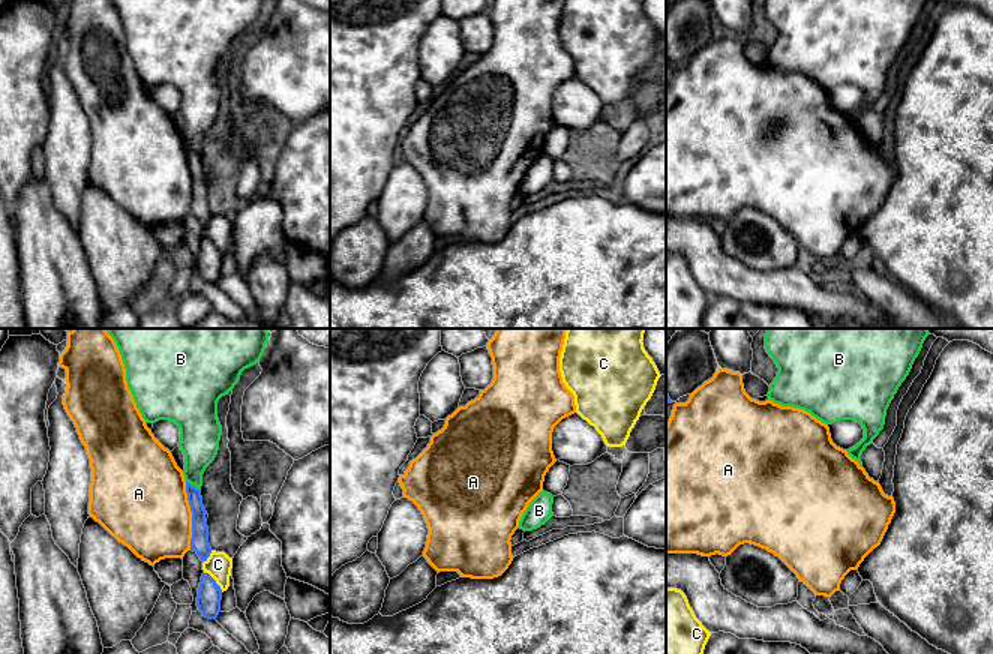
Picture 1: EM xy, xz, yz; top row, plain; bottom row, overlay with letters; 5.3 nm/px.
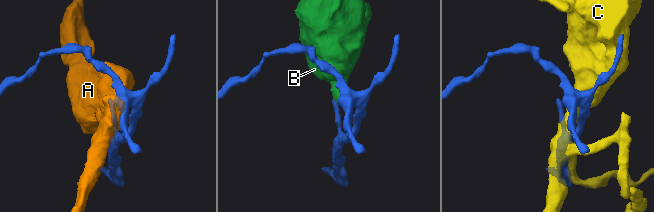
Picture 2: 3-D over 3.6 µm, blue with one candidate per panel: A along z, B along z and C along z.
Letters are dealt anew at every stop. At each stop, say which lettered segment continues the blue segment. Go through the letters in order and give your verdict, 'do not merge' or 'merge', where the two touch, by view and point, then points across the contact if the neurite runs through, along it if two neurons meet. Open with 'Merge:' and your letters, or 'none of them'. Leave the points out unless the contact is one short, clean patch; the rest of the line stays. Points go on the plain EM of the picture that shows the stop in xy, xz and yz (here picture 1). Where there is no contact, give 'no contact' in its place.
Merge: none of them
A: do not merge; meets blue in xy at (192, 180)
B: do not merge; meets blue in xy at (194, 150); border along xy (186, 144), (200, 155)
C: do not merge; meets blue in xy at (215, 245)

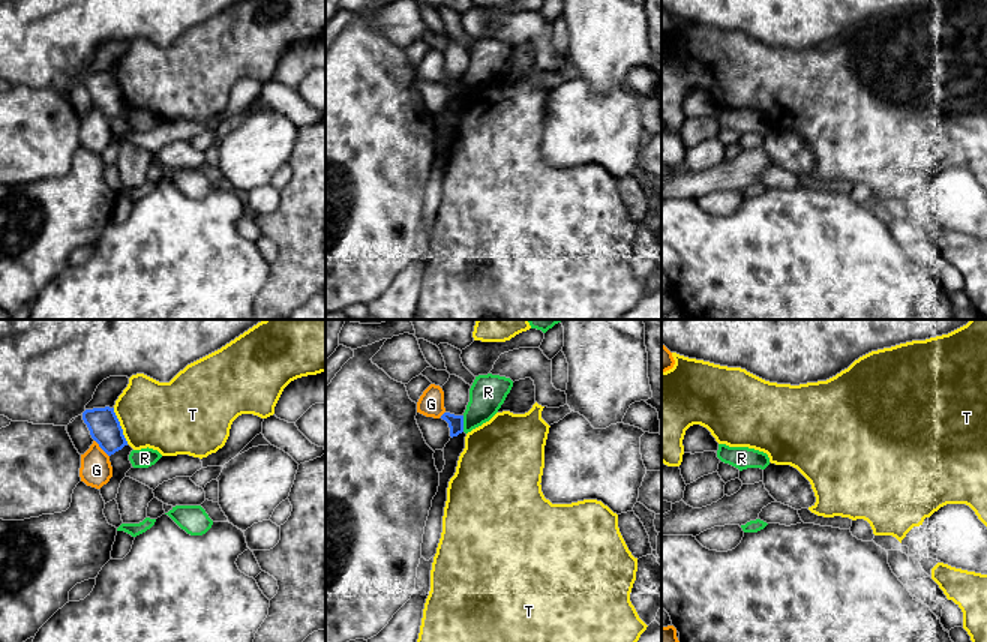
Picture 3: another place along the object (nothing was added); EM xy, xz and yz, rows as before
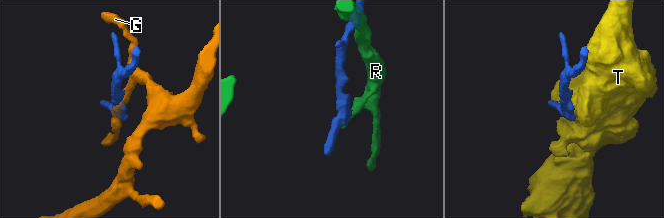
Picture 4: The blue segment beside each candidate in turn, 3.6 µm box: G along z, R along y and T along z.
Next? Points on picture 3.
Merge: none of them
G: do not merge; meets blue in xy at (101, 111)
R: do not merge; meets blue in xz at (462, 87); border along xz (462, 80), (464, 95)
T: do not merge; meets blue in xy at (120, 90)

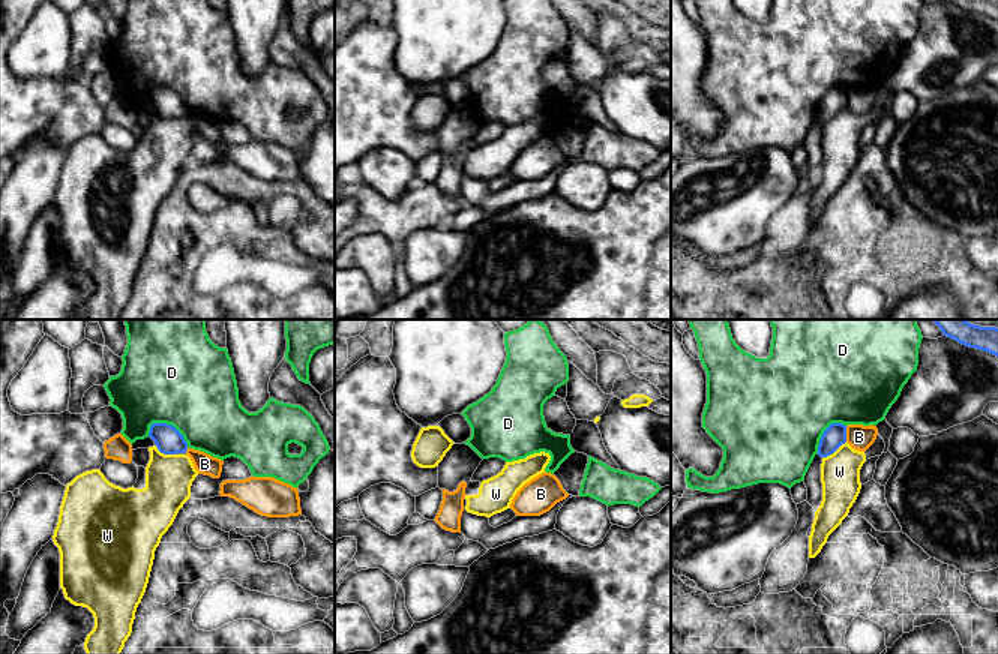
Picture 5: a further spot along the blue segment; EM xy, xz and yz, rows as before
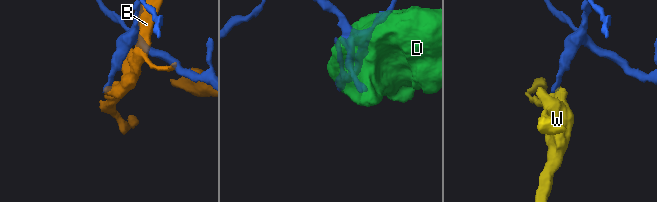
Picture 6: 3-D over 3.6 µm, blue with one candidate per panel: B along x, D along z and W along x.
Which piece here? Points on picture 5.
Merge: none of them
B: do not merge; meets blue in yz at (845, 98)
D: do not merge; meets blue in xy at (170, 89)
W: do not merge; meets blue in yz at (833, 116); border along yz (845, 105), (823, 122)

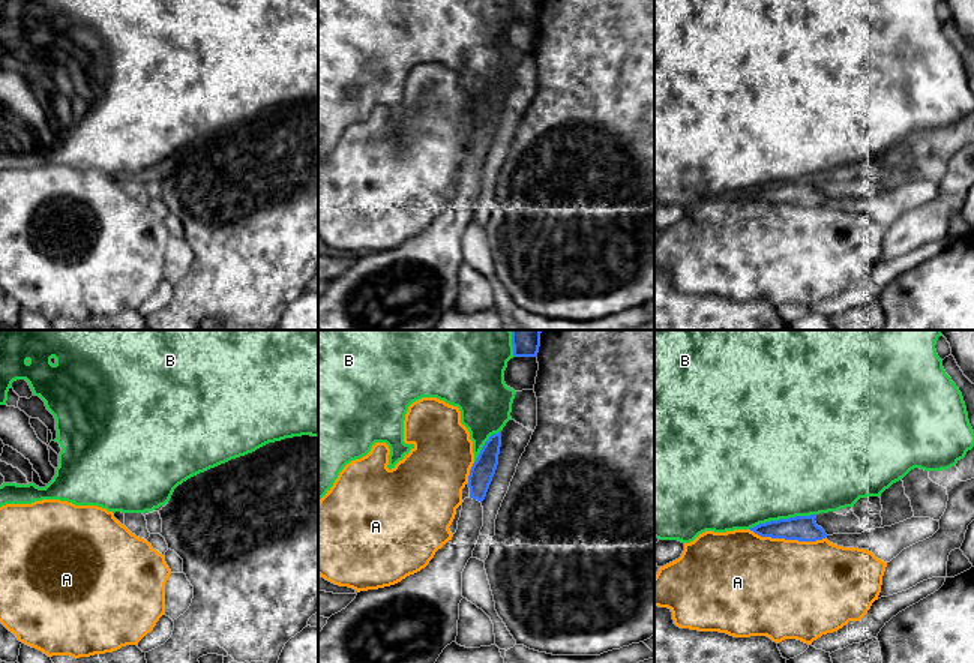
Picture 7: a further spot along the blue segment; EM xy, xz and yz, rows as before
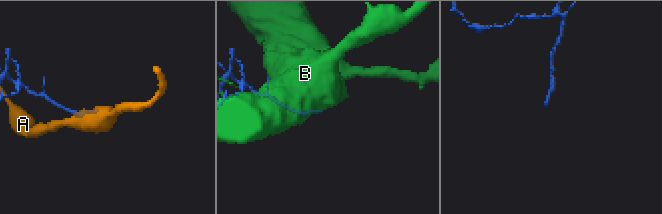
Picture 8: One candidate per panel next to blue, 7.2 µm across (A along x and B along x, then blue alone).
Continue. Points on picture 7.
Merge: none of them
A: do not merge; meets blue in yz at (787, 203)
B: do not merge; meets blue in yz at (782, 183)

